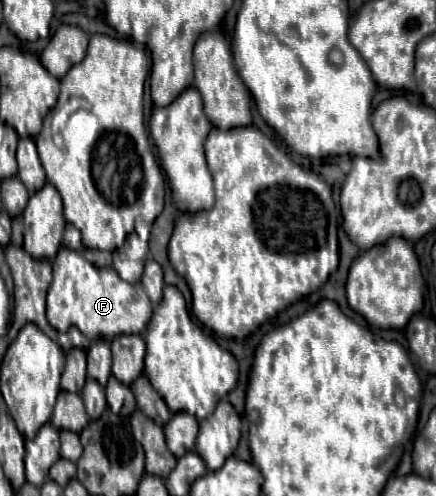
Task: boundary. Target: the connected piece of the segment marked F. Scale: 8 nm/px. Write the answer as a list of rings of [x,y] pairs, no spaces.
[[[61,247],[57,257],[53,259],[53,283],[47,291],[47,321],[59,331],[59,333],[65,333],[71,325],[75,325],[85,337],[89,339],[103,339],[103,341],[111,341],[113,337],[117,335],[123,335],[123,333],[143,333],[145,327],[147,327],[147,321],[151,319],[151,313],[153,313],[153,305],[143,289],[141,283],[127,283],[123,281],[115,269],[99,269],[95,265],[91,265],[81,253],[73,251],[73,249],[67,249],[67,247]]]

